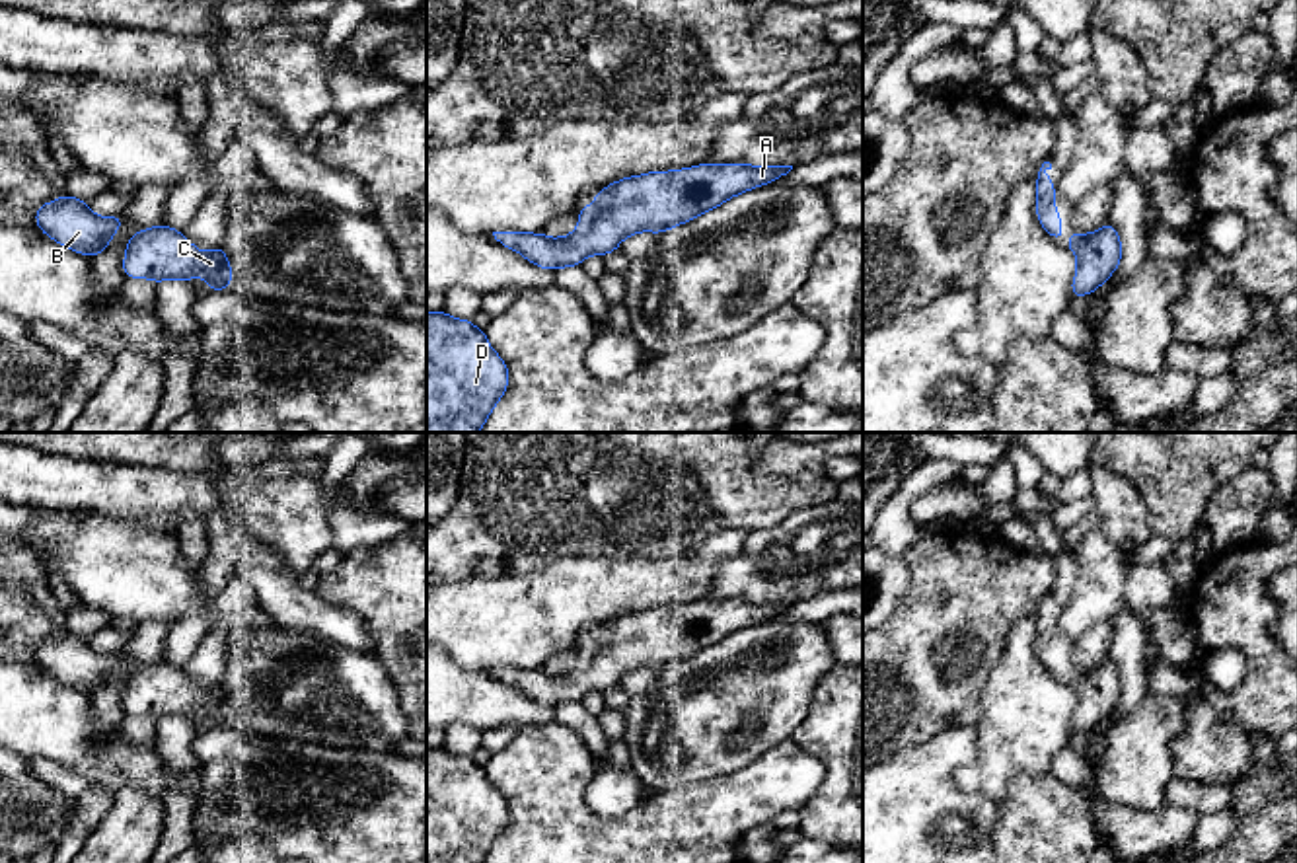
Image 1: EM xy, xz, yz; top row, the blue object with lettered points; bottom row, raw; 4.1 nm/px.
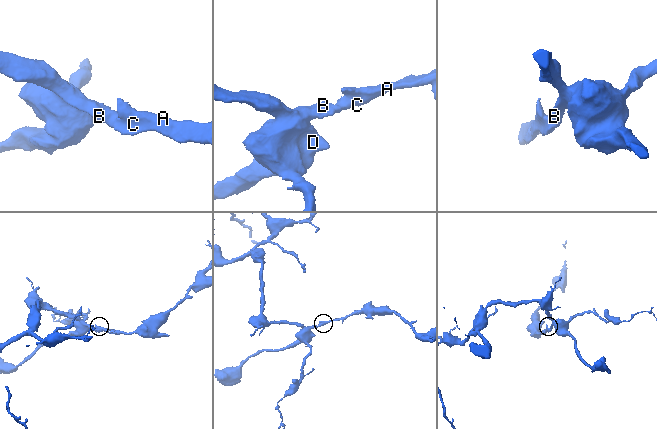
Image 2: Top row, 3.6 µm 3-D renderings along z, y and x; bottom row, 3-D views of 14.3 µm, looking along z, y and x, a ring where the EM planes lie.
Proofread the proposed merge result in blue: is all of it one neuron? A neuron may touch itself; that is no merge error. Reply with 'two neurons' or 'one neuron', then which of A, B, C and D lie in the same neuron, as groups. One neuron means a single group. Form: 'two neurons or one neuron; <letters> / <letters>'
one neuron; A B C D

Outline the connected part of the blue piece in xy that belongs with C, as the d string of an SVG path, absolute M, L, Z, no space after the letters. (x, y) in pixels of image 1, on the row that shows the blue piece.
M167 224L134 232L125 249L125 277L152 279L156 284L167 279L189 281L201 273L210 290L228 290L232 267L224 245L210 253L199 251L183 232Z

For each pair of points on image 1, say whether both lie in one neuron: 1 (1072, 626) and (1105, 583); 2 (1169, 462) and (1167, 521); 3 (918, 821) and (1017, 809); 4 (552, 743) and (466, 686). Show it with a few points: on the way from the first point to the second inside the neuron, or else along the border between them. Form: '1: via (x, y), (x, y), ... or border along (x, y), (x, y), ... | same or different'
1: via (1077, 616), (1097, 593) | same
2: via (1169, 476), (1169, 507) | same
3: border along (1000, 803), (992, 842) | different
4: border along (554, 721), (522, 727) | different

